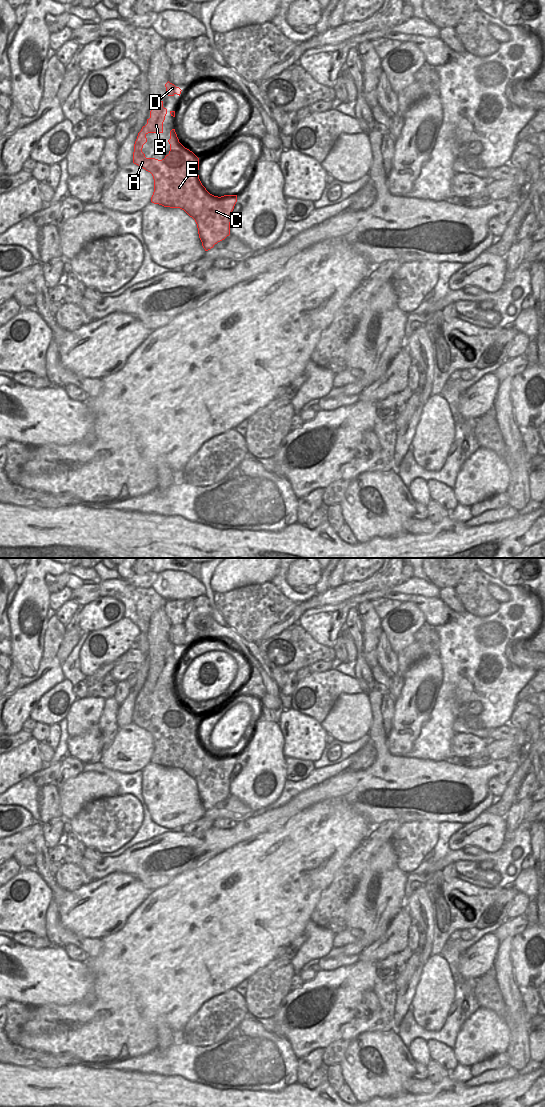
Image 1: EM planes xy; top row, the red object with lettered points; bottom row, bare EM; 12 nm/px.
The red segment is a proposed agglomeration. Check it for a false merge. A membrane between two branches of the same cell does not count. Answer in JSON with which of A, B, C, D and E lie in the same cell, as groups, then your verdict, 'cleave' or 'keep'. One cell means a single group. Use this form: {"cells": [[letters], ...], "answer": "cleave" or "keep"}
{"cells": [["A", "C", "E"], ["B", "D"]], "answer": "cleave"}

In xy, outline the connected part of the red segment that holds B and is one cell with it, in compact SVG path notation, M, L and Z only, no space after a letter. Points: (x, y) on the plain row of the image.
M163 661L151 664L150 678L143 691L148 693L163 693L163 682L167 674L167 669L163 667Z

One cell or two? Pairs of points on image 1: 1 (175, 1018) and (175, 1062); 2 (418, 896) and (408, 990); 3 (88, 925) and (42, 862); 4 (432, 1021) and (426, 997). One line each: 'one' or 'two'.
1: two
2: one
3: one
4: one

